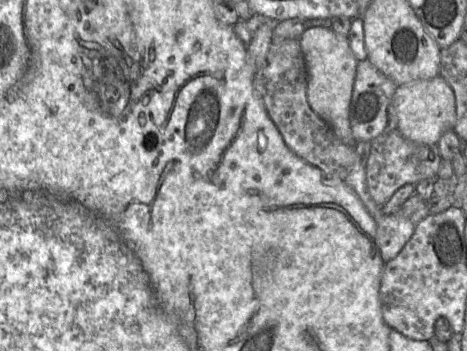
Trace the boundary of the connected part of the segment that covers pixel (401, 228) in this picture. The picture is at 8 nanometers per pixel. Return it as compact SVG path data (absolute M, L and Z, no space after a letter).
M385 214L381 216L377 224L376 243L385 263L399 254L413 235L415 226L406 217Z

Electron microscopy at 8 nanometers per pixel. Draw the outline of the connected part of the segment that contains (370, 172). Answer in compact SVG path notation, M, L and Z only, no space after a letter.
M397 129L382 134L372 140L366 166L368 192L376 204L382 207L400 187L428 178L437 178L441 160L437 144L413 142Z

